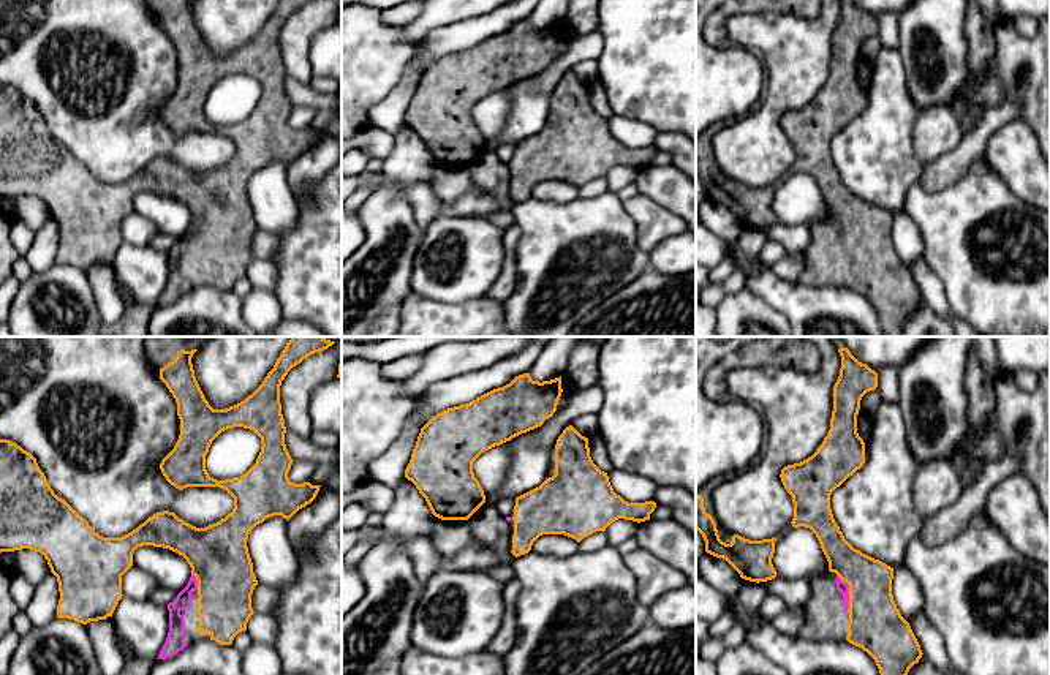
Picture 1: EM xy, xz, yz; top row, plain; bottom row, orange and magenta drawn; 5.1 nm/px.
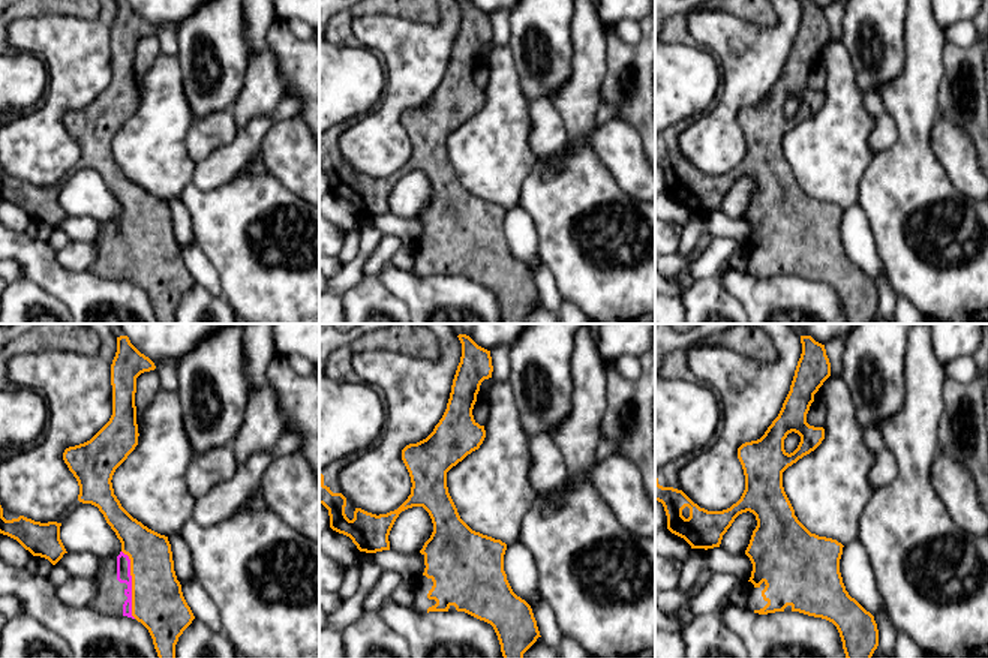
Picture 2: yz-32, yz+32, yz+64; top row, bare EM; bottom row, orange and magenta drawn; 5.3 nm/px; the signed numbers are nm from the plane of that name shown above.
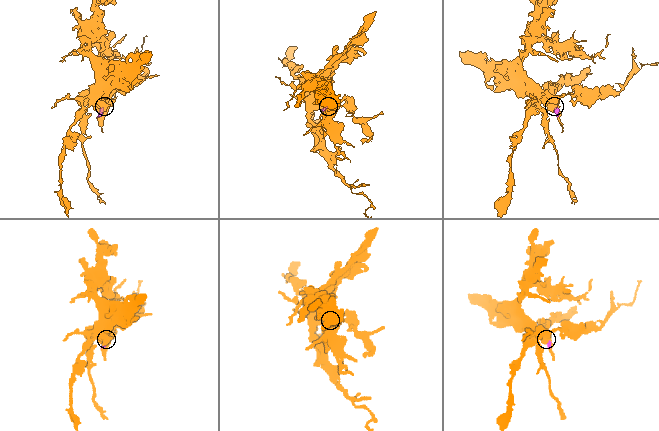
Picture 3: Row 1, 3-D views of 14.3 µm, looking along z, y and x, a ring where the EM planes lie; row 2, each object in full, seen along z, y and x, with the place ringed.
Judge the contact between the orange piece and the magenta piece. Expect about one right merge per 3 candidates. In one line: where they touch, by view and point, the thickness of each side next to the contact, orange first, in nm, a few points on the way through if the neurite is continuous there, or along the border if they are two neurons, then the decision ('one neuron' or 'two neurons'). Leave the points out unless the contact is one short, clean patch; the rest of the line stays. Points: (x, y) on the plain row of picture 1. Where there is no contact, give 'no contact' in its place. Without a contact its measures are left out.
yz (849, 237) | 280/60 nm | one neuron

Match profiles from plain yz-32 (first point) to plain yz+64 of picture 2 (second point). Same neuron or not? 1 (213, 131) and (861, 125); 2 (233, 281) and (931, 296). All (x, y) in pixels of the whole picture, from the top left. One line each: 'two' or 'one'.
1: two
2: one

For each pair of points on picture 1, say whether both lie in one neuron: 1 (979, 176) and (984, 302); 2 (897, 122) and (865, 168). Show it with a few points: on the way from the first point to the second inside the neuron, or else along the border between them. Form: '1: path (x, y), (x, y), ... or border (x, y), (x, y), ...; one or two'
1: path (979, 207), (965, 233), (970, 260), (979, 271); one
2: path (886, 133), (875, 150), (875, 157); one

